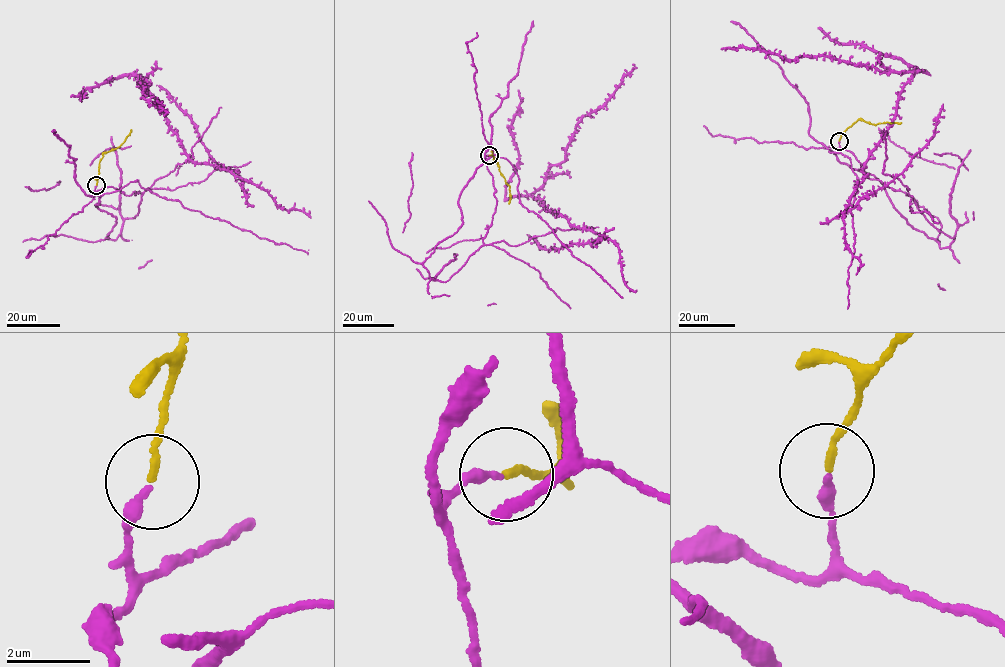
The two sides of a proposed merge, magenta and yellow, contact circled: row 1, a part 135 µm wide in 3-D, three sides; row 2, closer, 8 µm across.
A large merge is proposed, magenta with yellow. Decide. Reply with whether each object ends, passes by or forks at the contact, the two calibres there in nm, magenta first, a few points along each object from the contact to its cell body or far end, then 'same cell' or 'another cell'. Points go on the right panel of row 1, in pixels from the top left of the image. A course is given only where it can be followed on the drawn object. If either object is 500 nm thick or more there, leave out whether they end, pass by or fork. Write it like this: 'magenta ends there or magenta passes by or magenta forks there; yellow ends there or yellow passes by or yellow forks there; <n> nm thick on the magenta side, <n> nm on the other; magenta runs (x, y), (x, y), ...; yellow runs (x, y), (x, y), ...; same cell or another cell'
magenta ends there; yellow ends there; 240 nm thick on the magenta side, 160 nm on the other; magenta runs (839, 142), (868, 178), (955, 236), (941, 248), (874, 176), (830, 150), (859, 181), (847, 309); yellow runs (839, 141), (843, 132), (860, 119), (876, 125), (901, 122); same cell

